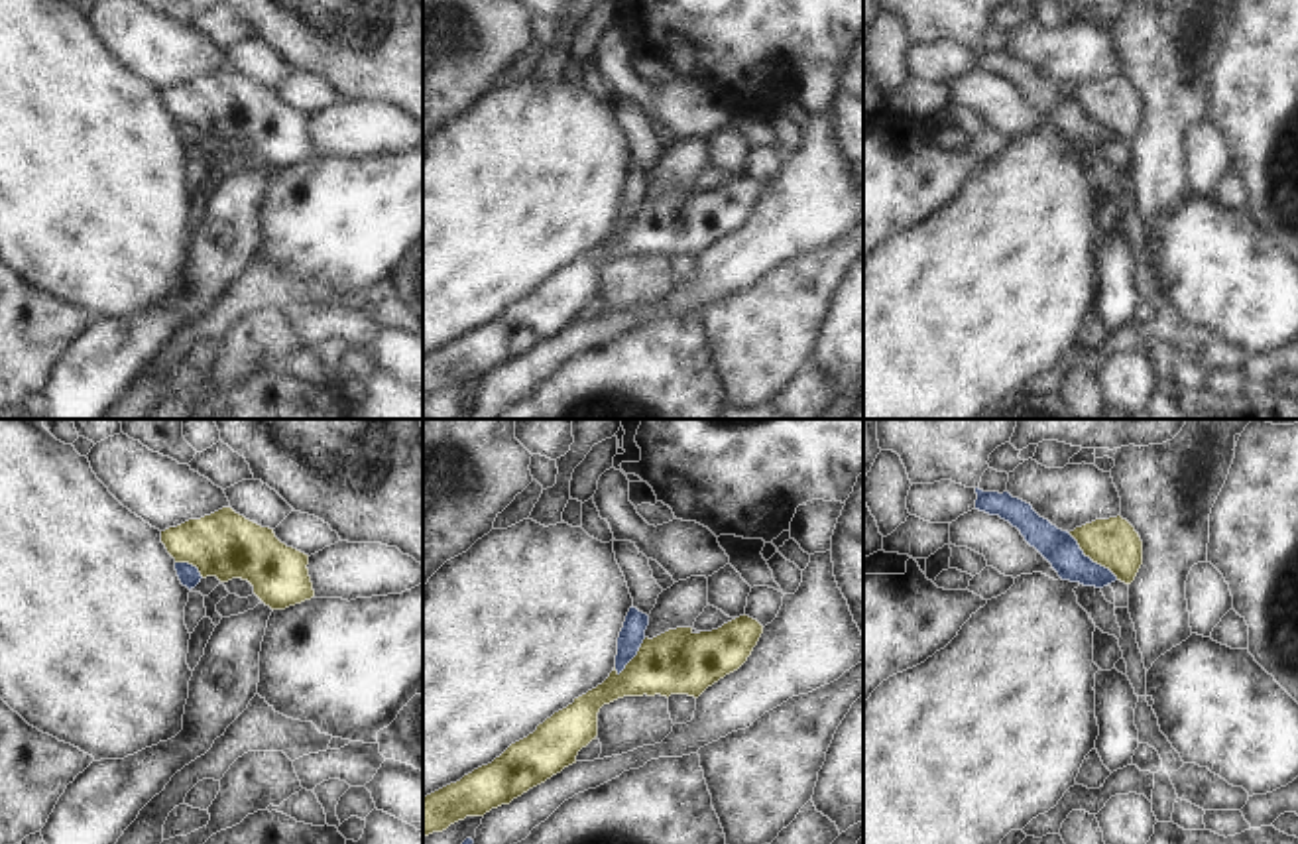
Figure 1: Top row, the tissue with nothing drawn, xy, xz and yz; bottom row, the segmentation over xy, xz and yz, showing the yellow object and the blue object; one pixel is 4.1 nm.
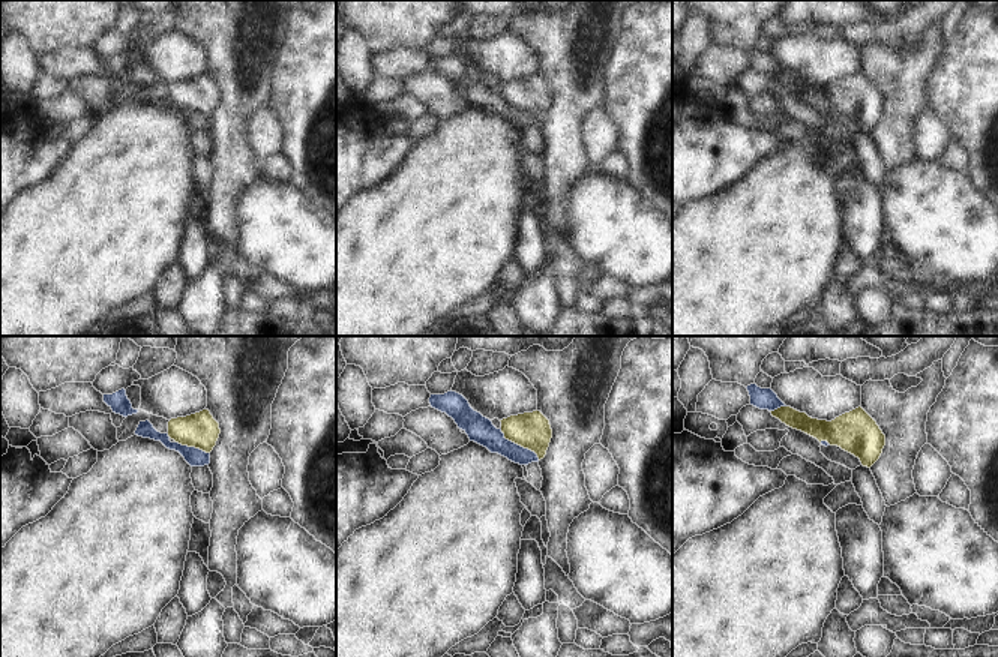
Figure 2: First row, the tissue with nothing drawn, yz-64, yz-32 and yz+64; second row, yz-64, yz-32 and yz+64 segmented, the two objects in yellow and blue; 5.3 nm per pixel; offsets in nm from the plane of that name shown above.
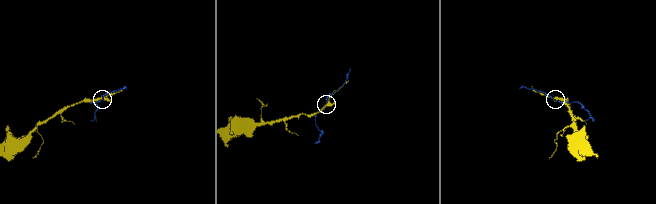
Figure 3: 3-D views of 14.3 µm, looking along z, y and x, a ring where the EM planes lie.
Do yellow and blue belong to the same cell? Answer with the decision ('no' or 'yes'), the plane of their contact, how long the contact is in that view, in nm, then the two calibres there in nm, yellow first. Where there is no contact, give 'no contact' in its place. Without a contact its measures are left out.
no; meets yellow in yz; contact 280 nm long; 200 nm thick on the yellow side, 150 nm on the other

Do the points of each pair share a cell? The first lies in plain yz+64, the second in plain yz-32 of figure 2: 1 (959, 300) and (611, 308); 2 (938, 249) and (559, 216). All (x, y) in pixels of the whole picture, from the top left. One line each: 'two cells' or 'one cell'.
1: two cells
2: two cells

